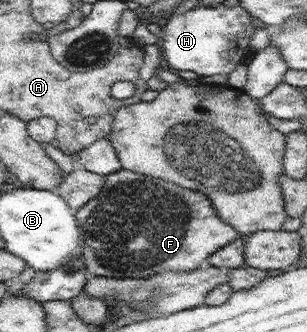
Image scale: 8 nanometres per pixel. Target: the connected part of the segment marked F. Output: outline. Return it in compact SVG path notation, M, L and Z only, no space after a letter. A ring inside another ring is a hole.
M123 168L106 175L102 190L78 209L76 216L83 232L81 256L86 268L95 275L114 279L193 271L240 236L218 216L203 192Z

